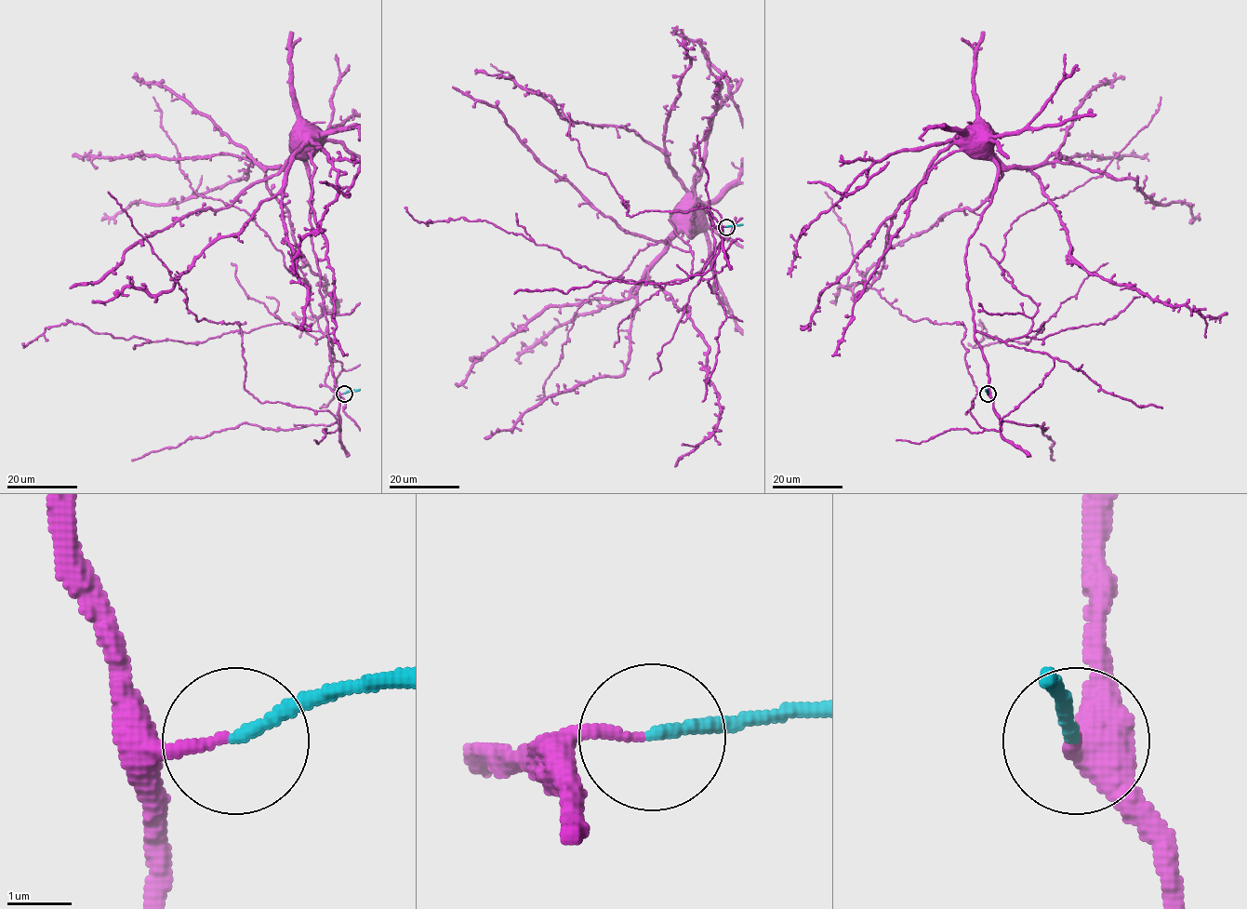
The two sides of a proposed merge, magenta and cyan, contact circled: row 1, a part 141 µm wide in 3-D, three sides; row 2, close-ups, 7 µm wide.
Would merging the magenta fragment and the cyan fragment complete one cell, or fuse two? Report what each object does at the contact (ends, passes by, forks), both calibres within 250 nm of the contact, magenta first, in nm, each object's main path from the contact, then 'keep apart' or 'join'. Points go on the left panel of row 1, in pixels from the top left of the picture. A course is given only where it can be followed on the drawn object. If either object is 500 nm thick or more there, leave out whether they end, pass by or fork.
magenta ends there; cyan ends there; 170 nm thick on the magenta side, 190 nm on the other; magenta runs (343, 394), (338, 391), (332, 371), (320, 271), (312, 248), (306, 159), (317, 142), (315, 139); cyan runs (343, 394), (359, 389); join

